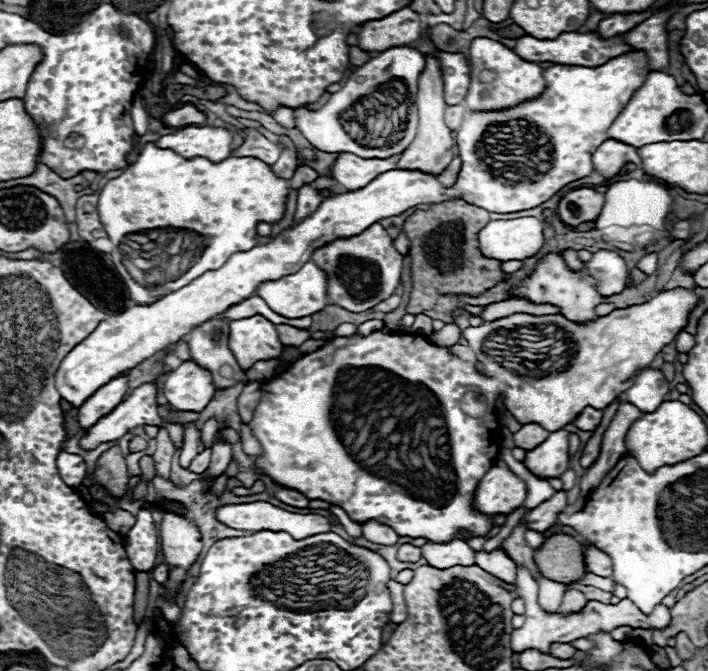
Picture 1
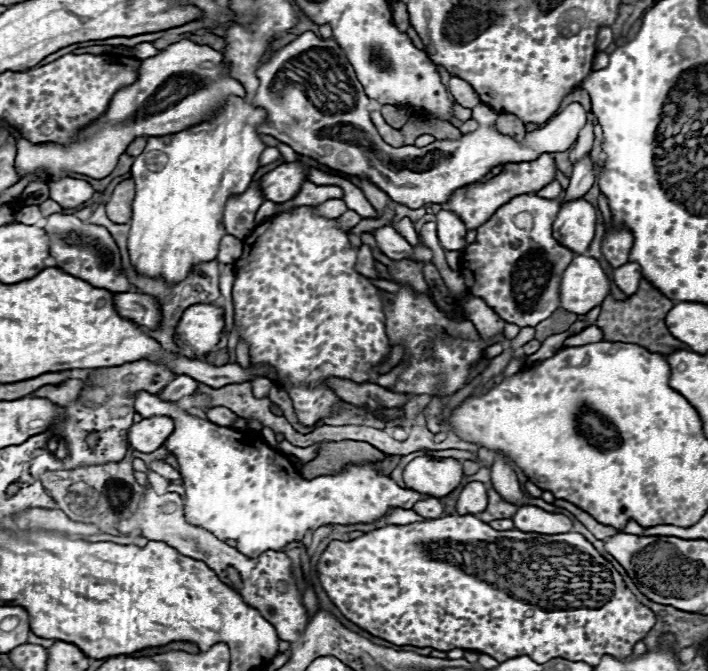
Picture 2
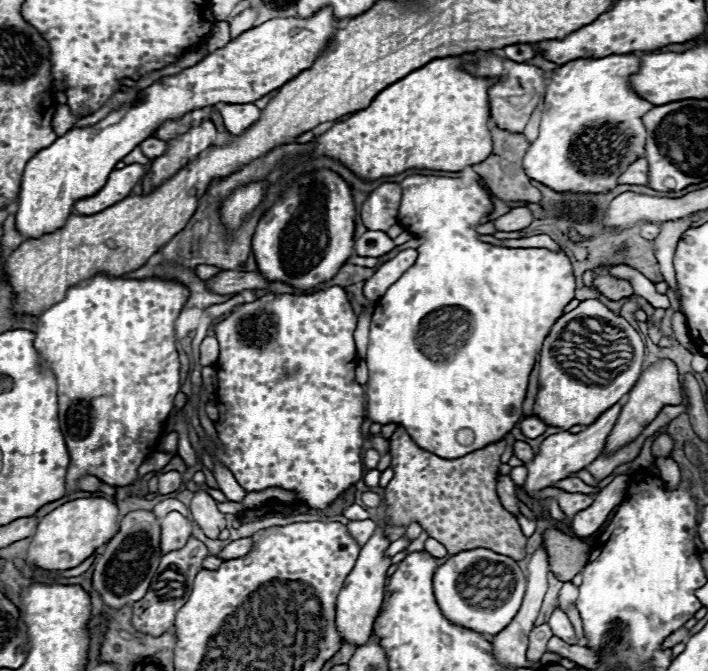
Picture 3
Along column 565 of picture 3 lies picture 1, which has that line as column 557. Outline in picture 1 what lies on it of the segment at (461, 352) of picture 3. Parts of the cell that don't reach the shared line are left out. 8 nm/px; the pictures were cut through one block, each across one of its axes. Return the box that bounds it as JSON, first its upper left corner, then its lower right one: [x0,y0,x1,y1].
[508,252,606,322]

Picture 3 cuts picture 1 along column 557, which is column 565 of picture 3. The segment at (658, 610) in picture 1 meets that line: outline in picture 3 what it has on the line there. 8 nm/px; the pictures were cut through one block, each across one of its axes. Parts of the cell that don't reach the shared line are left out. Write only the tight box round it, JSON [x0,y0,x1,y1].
[548,608,578,642]

